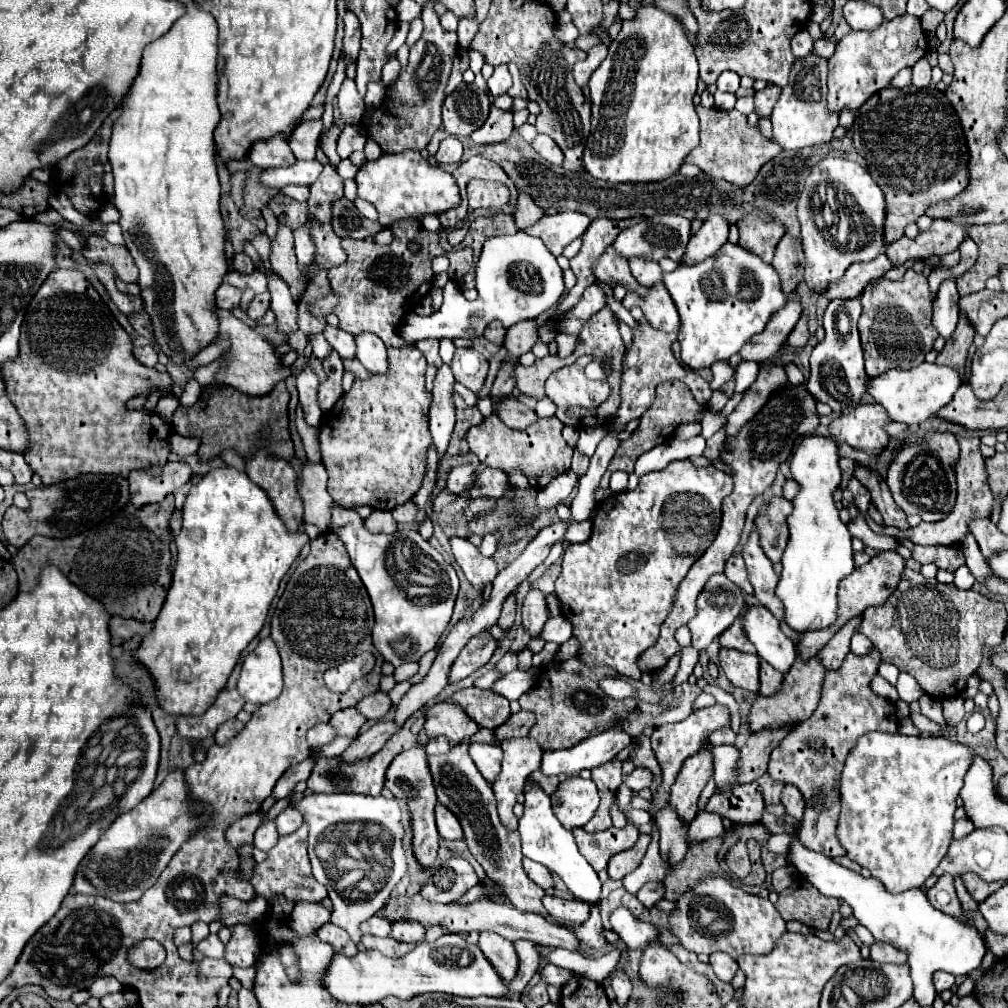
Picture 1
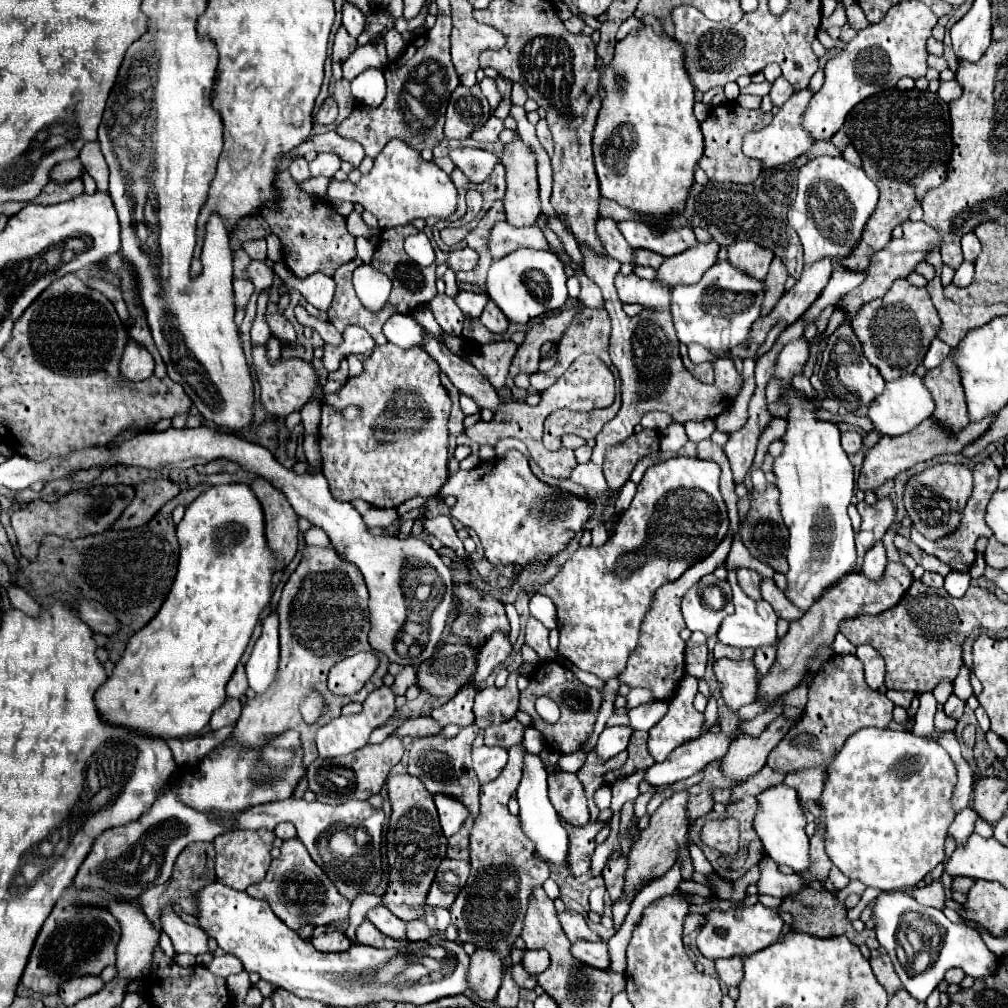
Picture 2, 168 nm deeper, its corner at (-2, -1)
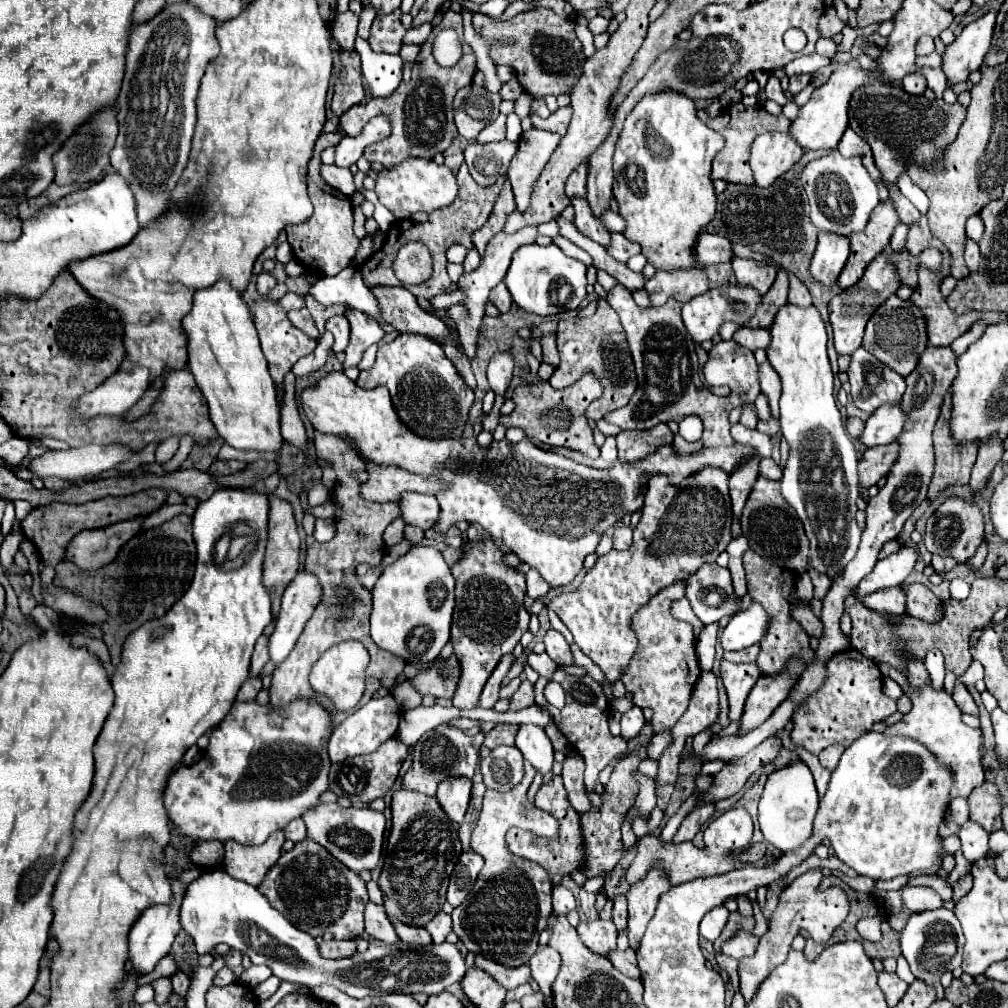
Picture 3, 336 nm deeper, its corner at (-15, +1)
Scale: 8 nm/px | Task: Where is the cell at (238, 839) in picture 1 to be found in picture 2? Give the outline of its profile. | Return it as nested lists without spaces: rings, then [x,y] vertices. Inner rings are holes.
[[[227,830],[227,832],[219,834],[213,840],[213,846],[217,852],[217,856],[215,856],[217,882],[227,884],[235,890],[245,890],[247,886],[263,880],[263,876],[269,868],[269,862],[271,862],[269,850],[273,848],[273,840],[275,840],[275,834],[271,830],[235,830],[235,832]]]

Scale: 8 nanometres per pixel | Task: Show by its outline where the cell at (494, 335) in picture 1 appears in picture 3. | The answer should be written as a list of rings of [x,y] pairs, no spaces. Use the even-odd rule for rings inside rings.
[[[500,282],[500,284],[490,292],[490,300],[492,300],[494,306],[500,310],[500,314],[510,312],[510,308],[512,308],[512,296],[510,296],[510,292],[508,292],[508,288],[506,288],[504,282]]]

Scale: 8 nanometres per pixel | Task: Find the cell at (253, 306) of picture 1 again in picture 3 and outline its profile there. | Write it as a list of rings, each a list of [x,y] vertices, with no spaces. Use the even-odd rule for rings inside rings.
[[[300,308],[300,310],[290,310],[288,312],[288,320],[298,328],[298,330],[302,330],[306,336],[310,336],[310,338],[318,338],[318,330],[316,330],[316,326],[314,326],[314,320],[312,320],[312,316],[310,316],[310,312],[306,310],[306,308]]]

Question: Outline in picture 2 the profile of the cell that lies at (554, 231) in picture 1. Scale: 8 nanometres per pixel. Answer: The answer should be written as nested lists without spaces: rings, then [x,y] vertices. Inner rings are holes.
[[[499,222],[491,228],[489,236],[489,254],[491,260],[499,260],[517,248],[535,248],[535,250],[547,250],[549,242],[545,240],[543,232],[539,228],[515,228],[507,222]]]

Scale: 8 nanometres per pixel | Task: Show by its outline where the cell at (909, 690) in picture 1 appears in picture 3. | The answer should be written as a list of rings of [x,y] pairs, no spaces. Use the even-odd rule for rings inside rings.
[[[973,660],[968,670],[958,678],[964,686],[970,686],[970,684],[976,684],[976,682],[983,680],[984,668],[980,662]]]

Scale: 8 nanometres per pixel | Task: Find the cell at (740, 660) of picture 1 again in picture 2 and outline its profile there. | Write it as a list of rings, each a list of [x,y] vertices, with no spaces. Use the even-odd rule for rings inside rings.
[[[715,660],[713,672],[715,680],[721,684],[721,696],[729,710],[739,710],[755,702],[759,674],[753,660]]]

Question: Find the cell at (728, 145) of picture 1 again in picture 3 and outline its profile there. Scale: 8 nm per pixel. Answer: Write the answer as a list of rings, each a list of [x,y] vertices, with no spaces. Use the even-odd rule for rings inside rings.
[[[736,102],[728,108],[724,108],[718,118],[708,118],[704,112],[700,112],[700,116],[704,118],[704,122],[712,130],[722,134],[724,140],[726,140],[724,148],[716,154],[716,158],[712,162],[712,178],[720,178],[724,182],[734,182],[734,184],[752,184],[754,182],[752,168],[748,168],[748,156],[750,156],[750,146],[752,146],[754,138],[762,132],[768,132],[768,130],[788,130],[790,124],[792,124],[784,114],[772,116],[762,108],[744,106],[742,102]]]

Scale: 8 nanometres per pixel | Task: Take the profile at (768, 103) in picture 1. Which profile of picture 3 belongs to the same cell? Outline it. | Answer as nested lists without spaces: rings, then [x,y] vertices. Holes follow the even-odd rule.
[[[796,74],[796,76],[790,76],[788,92],[790,92],[792,96],[796,96],[796,94],[800,94],[808,84],[810,84],[810,74]]]

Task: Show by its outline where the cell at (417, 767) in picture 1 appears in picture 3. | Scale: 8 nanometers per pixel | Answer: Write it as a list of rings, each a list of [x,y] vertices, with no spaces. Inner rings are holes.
[[[406,788],[396,790],[392,794],[392,828],[390,828],[390,836],[388,836],[384,870],[378,880],[378,886],[384,894],[386,914],[396,916],[402,922],[412,924],[412,926],[426,926],[426,922],[430,922],[442,910],[442,906],[446,902],[448,878],[450,878],[460,854],[462,854],[462,846],[460,846],[460,838],[458,838],[458,826],[444,814],[436,796],[428,796],[418,790],[406,790]]]

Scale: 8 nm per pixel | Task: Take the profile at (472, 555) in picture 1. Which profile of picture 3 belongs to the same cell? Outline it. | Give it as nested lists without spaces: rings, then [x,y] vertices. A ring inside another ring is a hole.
[[[404,494],[398,504],[402,508],[402,518],[406,520],[406,524],[414,524],[422,530],[432,528],[440,514],[438,500],[432,494]]]

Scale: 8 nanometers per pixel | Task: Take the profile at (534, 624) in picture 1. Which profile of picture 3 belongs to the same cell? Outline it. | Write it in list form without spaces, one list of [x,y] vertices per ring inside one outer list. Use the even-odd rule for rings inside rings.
[[[548,630],[546,634],[544,634],[544,640],[542,640],[544,644],[546,644],[546,654],[558,664],[558,666],[570,666],[572,662],[574,662],[574,658],[572,658],[572,652],[570,652],[570,646],[568,646],[568,642],[564,640],[564,636],[560,634],[560,632],[556,632],[556,630]]]

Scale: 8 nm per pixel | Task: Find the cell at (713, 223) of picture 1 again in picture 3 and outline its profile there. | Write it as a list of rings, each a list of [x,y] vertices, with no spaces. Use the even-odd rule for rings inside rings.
[[[692,266],[688,270],[658,270],[648,282],[646,290],[650,294],[652,306],[662,306],[668,298],[678,302],[688,302],[696,294],[704,294],[710,286],[706,268]]]

